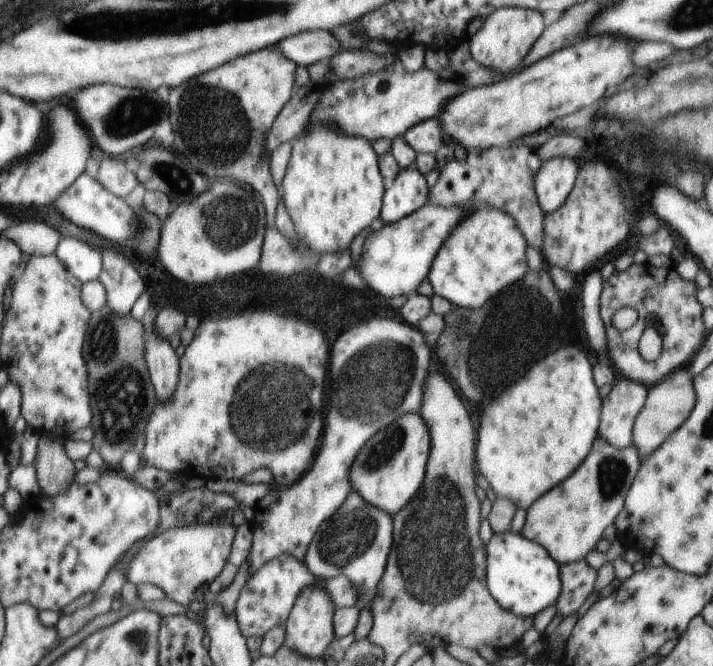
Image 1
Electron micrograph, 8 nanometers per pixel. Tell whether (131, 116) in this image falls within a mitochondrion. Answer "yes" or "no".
yes

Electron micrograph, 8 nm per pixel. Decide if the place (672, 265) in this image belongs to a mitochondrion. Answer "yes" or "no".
no

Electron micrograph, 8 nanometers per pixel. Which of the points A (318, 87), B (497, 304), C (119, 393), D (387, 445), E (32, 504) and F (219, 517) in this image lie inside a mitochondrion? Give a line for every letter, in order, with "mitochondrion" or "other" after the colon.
A: other
B: other
C: mitochondrion
D: mitochondrion
E: other
F: other

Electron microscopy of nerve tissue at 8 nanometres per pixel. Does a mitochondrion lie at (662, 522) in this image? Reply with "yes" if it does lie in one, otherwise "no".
no

